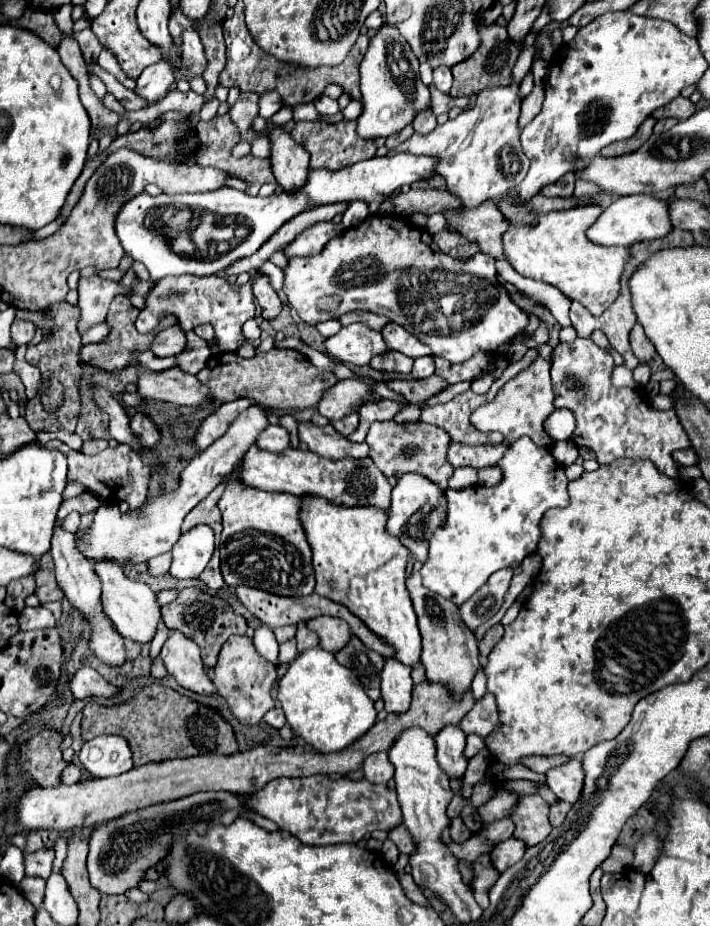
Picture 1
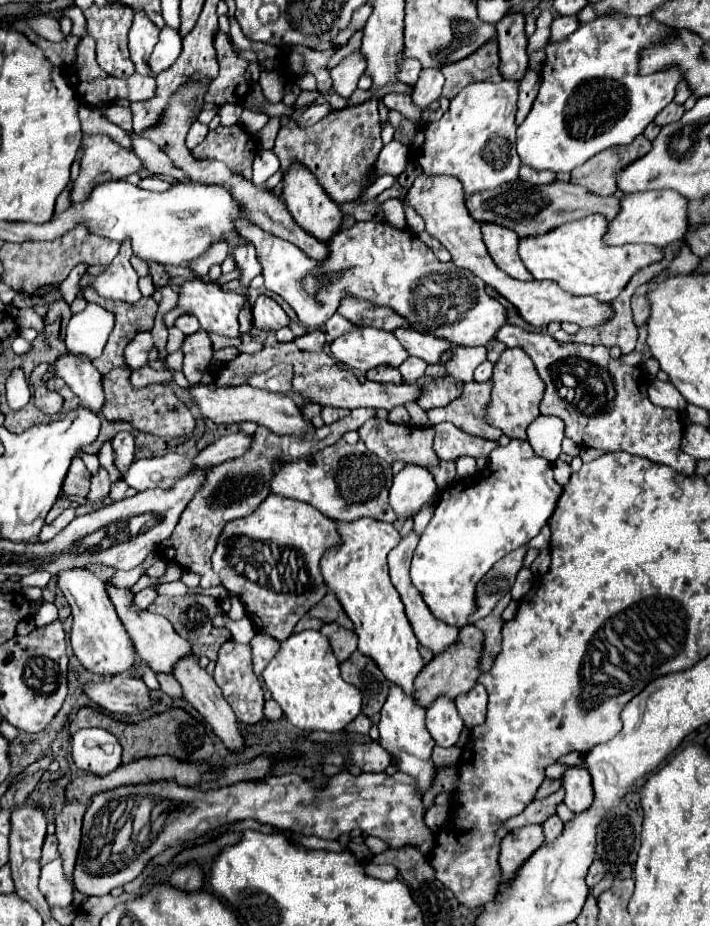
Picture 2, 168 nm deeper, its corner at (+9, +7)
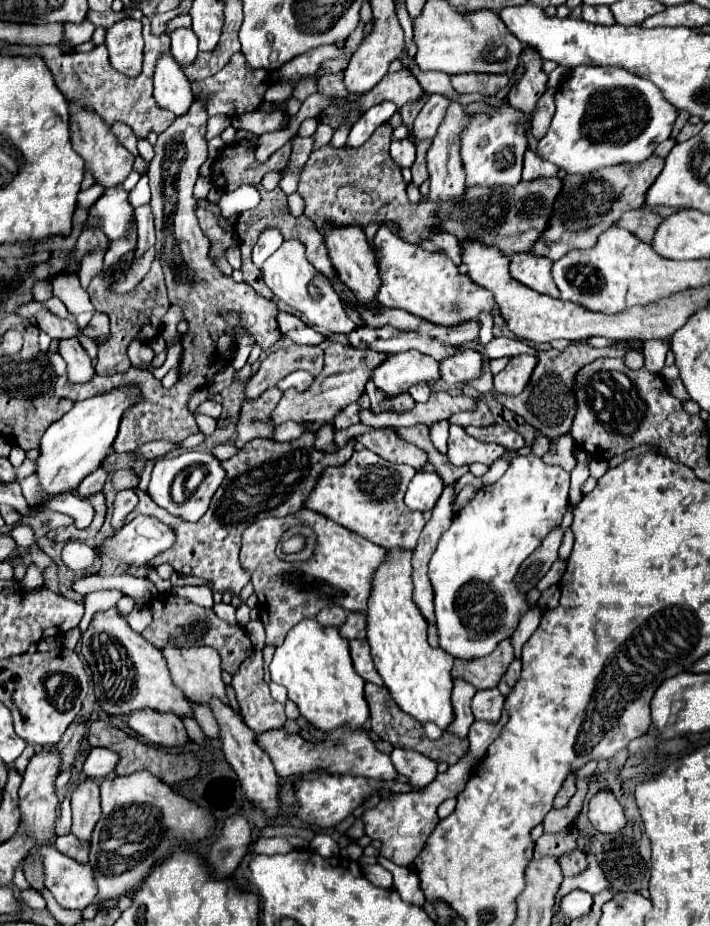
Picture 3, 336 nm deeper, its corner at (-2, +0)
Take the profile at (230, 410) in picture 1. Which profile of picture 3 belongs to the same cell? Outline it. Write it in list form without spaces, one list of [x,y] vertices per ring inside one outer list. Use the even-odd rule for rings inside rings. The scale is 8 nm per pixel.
[[[294,371],[294,373],[286,375],[284,379],[280,379],[280,383],[278,383],[276,387],[278,387],[280,391],[286,391],[286,389],[290,389],[290,387],[294,387],[294,389],[298,389],[298,391],[306,391],[312,381],[314,381],[314,379],[312,379],[310,373],[306,373],[306,371]]]

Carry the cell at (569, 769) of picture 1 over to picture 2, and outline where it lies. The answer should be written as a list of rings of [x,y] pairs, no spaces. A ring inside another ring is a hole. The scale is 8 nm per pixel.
[[[569,768],[563,774],[563,788],[565,788],[565,804],[575,814],[585,812],[593,804],[593,784],[591,774],[583,768]]]

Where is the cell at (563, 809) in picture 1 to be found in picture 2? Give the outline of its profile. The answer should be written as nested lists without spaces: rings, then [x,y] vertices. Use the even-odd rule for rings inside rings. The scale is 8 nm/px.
[[[557,814],[551,816],[551,818],[543,824],[543,832],[545,832],[545,844],[555,842],[555,840],[561,836],[561,832],[563,832],[563,822],[561,822],[561,818],[559,818]]]

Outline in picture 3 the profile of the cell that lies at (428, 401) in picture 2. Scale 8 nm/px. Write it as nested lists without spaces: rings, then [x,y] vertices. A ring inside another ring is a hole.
[[[476,399],[476,407],[472,411],[462,411],[462,413],[456,413],[452,415],[452,419],[448,419],[448,423],[456,423],[456,425],[476,425],[476,427],[484,427],[484,425],[490,425],[494,423],[492,419],[492,413],[488,409],[486,403],[482,403],[480,399]]]

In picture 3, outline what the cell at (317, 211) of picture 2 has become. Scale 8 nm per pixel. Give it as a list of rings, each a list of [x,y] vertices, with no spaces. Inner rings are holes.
[[[324,227],[322,235],[324,235],[324,245],[328,249],[328,257],[334,265],[334,269],[338,271],[342,283],[354,291],[354,295],[360,299],[362,305],[374,307],[374,297],[380,287],[380,277],[378,277],[374,251],[372,251],[368,239],[364,237],[364,231],[360,227],[330,227],[330,229]]]

